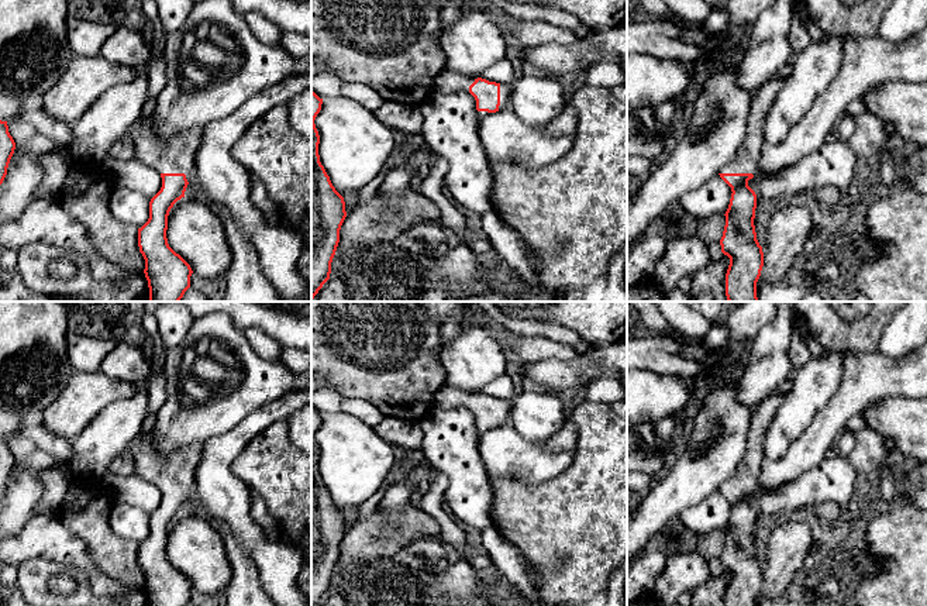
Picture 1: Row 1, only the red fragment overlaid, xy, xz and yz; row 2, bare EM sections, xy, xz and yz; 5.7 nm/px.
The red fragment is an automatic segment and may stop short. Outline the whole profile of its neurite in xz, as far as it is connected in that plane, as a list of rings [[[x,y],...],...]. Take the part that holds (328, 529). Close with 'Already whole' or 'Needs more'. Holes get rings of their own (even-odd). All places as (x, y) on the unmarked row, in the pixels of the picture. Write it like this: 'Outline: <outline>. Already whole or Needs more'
Outline: [[[311,406],[311,606],[320,606],[330,595],[340,545],[347,533],[344,513],[320,478],[320,451],[314,435],[321,420],[323,414]]]. Already whole

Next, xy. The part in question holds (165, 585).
Outline: [[[152,430],[130,444],[134,474],[158,486],[161,506],[149,517],[149,534],[138,544],[138,562],[145,575],[145,593],[149,606],[187,606],[193,589],[190,581],[168,559],[168,531],[173,520],[185,513],[189,496],[196,486],[196,468],[200,464],[203,443],[162,455],[152,443]]]. Needs more

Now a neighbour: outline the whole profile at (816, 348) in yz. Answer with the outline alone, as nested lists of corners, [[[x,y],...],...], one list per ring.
[[[807,330],[807,333],[804,334],[804,341],[807,344],[807,348],[810,350],[811,355],[814,357],[820,357],[823,355],[827,348],[824,348],[810,333],[810,330]]]

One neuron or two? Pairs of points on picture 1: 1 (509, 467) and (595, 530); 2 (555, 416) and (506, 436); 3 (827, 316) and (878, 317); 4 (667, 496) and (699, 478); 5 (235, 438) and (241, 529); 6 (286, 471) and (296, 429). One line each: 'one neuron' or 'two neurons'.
1: two neurons
2: two neurons
3: one neuron
4: one neuron
5: one neuron
6: two neurons

